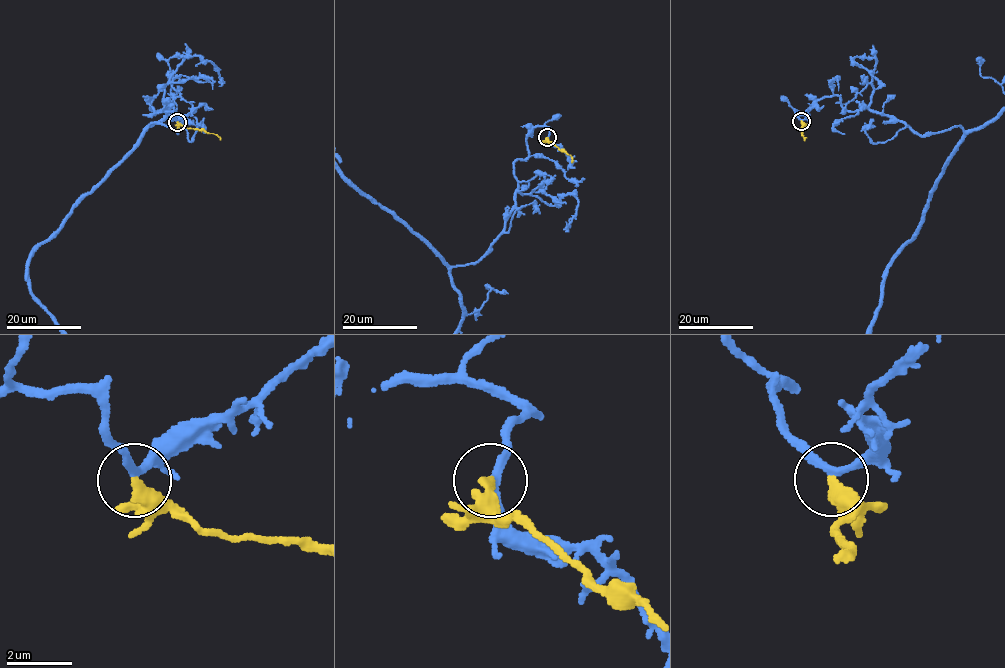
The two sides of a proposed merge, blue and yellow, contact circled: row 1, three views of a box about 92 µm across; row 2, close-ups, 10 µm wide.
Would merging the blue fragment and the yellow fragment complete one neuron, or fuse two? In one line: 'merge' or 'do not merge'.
merge

